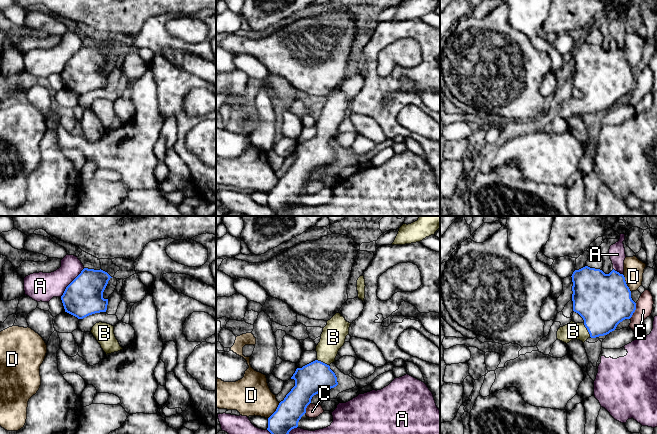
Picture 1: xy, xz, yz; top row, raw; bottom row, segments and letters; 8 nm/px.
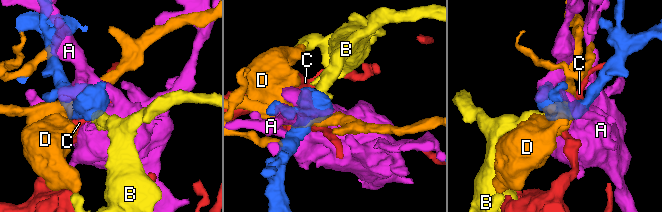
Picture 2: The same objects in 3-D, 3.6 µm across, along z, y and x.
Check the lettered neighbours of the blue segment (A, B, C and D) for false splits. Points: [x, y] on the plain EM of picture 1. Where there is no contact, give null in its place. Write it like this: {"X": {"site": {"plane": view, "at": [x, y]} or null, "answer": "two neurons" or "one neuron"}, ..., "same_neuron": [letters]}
{"A": {"site": {"plane": "xy", "at": [71, 58]}, "answer": "two neurons"}, "B": {"site": {"plane": "yz", "at": [587, 105]}, "answer": "one neuron"}, "C": {"site": {"plane": "yz", "at": [634, 87]}, "answer": "two neurons"}, "D": {"site": {"plane": "yz", "at": [625, 59]}, "answer": "two neurons"}, "same_neuron": ["B"]}

